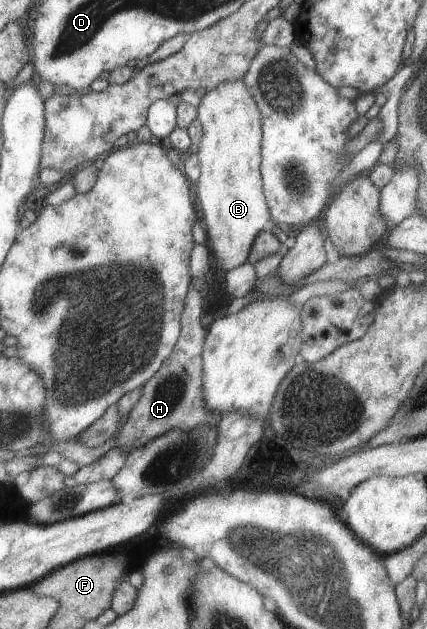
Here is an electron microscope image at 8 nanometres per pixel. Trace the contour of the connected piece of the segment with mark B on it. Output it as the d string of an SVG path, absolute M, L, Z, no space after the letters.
M243 78L224 82L208 90L197 107L197 118L203 125L202 139L199 141L197 156L201 169L200 177L195 181L196 202L202 209L202 219L206 223L206 245L210 247L214 259L214 277L223 275L242 265L256 239L264 229L271 228L271 217L264 195L261 176L261 143L263 127L261 113Z

